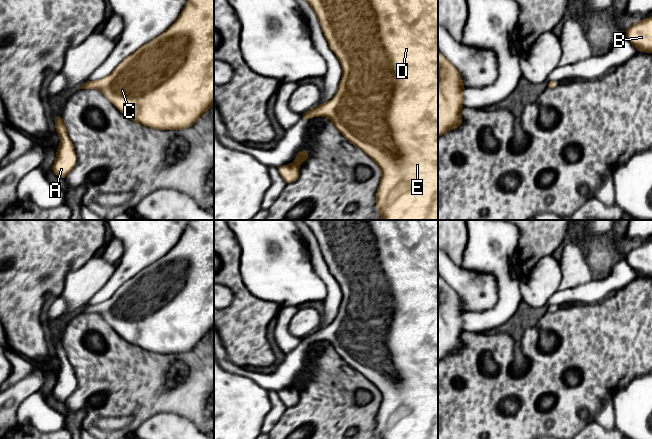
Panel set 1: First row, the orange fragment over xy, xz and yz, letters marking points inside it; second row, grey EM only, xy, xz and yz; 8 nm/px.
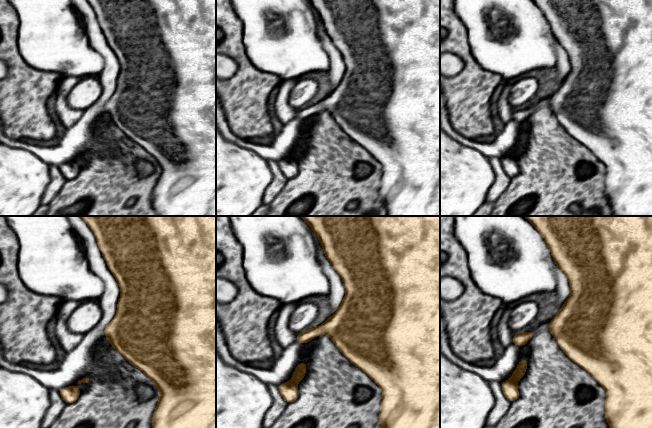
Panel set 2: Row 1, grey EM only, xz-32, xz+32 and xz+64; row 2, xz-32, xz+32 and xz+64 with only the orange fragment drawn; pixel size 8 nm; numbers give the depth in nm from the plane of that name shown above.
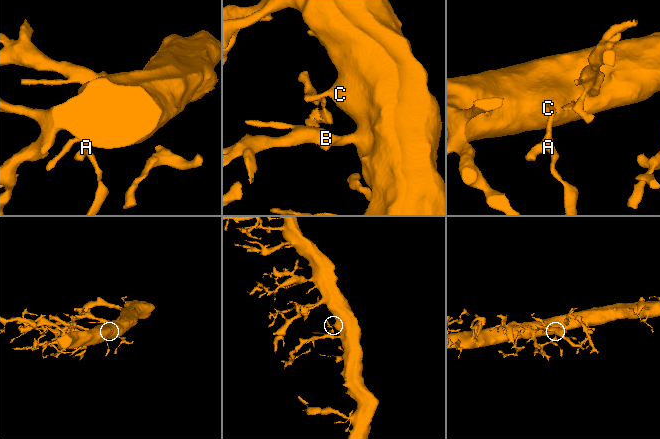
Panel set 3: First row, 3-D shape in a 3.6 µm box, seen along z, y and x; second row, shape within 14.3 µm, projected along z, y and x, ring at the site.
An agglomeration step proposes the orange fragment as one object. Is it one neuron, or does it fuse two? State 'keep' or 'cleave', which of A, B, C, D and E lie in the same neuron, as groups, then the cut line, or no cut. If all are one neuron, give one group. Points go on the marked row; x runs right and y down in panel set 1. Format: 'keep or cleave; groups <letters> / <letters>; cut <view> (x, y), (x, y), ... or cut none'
keep; groups A B C D E; cut none

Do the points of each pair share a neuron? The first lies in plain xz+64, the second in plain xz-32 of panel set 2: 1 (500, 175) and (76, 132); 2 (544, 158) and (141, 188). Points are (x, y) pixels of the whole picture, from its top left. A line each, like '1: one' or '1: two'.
1: one
2: one

